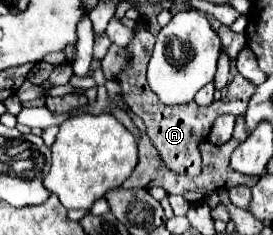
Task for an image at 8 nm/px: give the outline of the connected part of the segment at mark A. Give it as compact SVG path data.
M137 24L133 28L133 32L135 32L135 36L127 44L127 52L131 56L131 60L129 60L127 68L117 76L123 100L133 110L133 114L143 120L143 124L147 128L147 136L151 138L153 146L159 150L165 166L169 166L177 174L197 176L201 172L201 154L197 148L199 142L203 142L207 138L217 116L227 114L227 112L245 114L245 106L247 106L255 86L249 84L247 79L237 73L233 80L227 84L227 96L223 102L215 100L209 106L197 106L195 102L187 102L187 104L179 104L179 106L167 106L157 98L157 94L153 94L153 90L149 88L147 78L145 78L147 56L151 56L151 50L155 46L155 36L147 30L145 24Z

